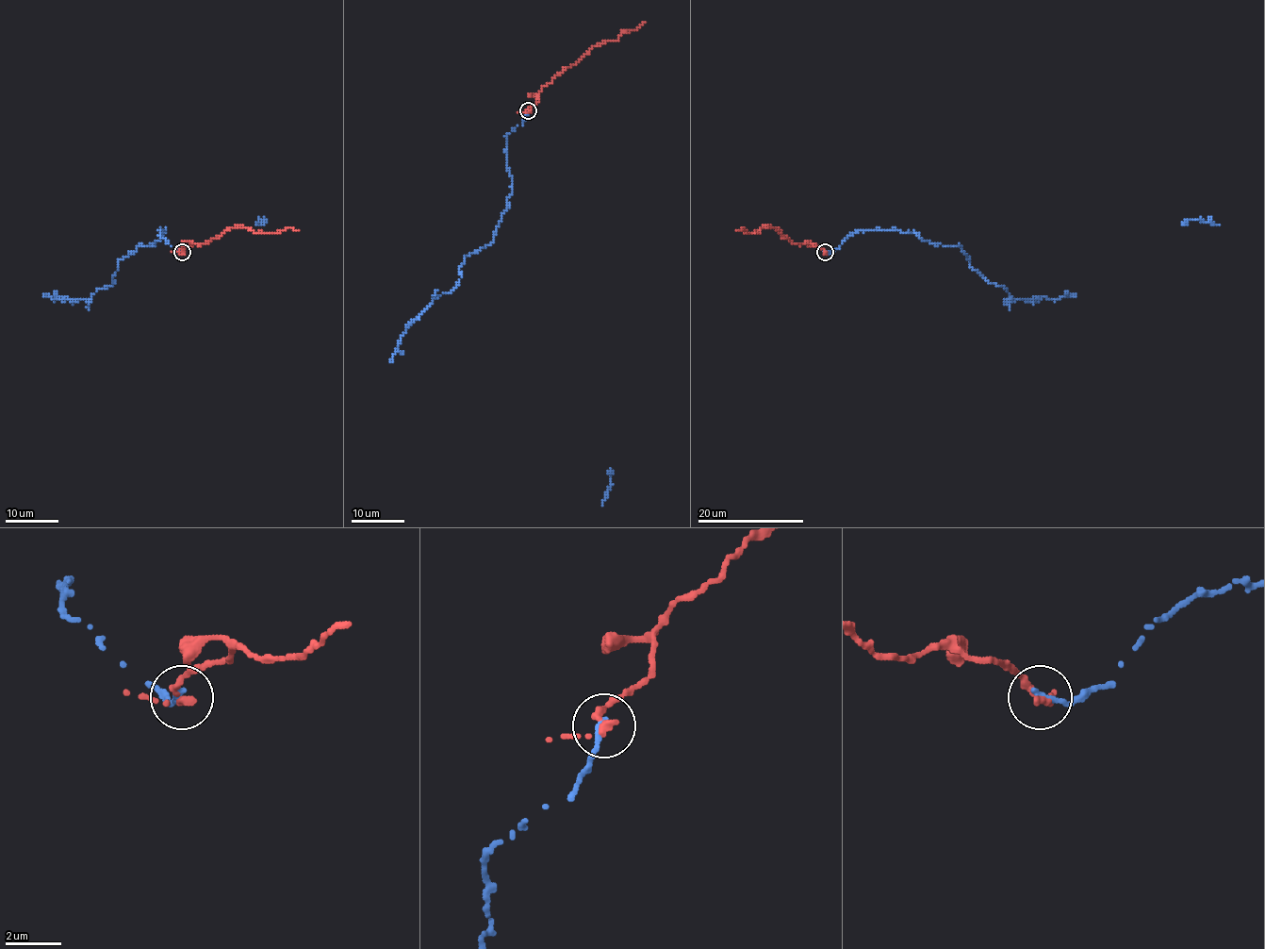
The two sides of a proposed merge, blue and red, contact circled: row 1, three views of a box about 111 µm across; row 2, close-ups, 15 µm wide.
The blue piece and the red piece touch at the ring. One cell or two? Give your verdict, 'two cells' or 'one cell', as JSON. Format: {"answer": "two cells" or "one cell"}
{"answer": "one cell"}

